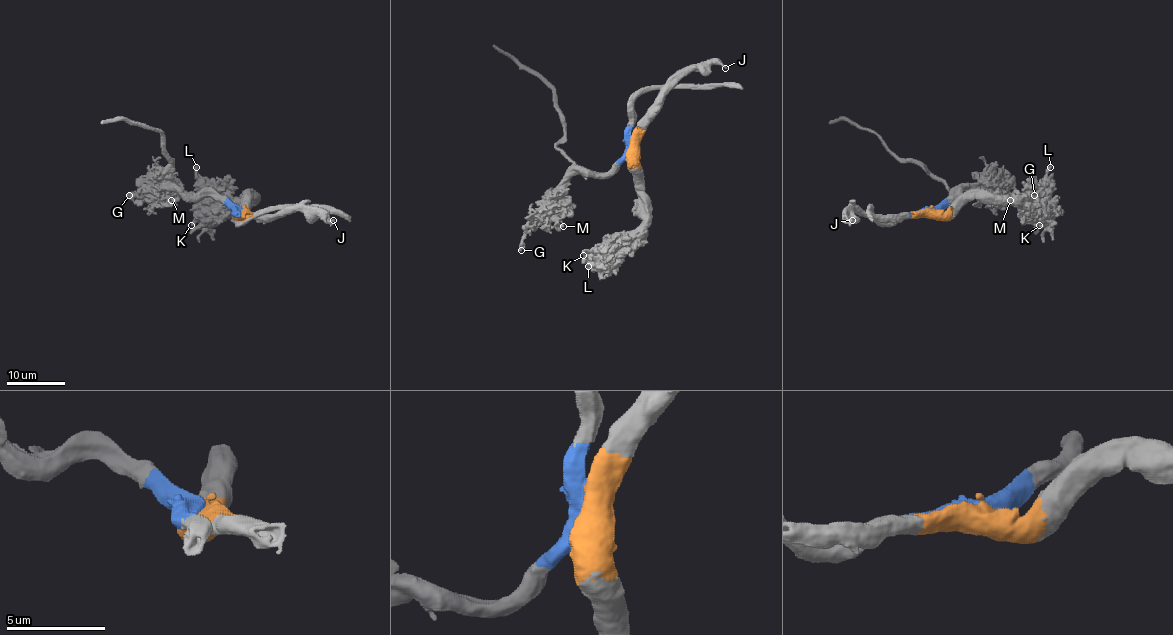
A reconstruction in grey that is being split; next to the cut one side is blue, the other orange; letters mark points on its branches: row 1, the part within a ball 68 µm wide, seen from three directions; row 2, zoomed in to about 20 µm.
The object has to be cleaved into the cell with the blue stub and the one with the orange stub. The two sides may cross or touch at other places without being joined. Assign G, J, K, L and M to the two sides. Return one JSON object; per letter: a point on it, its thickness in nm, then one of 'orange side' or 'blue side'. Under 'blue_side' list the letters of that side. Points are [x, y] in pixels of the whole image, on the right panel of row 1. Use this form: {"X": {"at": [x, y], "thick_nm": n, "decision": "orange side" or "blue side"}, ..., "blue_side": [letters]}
{"G": {"at": [1034, 195], "thick_nm": 240, "decision": "blue side"}, "J": {"at": [852, 220], "thick_nm": 200, "decision": "orange side"}, "K": {"at": [1039, 225], "thick_nm": 240, "decision": "orange side"}, "L": {"at": [1050, 167], "thick_nm": 300, "decision": "orange side"}, "M": {"at": [1010, 200], "thick_nm": 190, "decision": "blue side"}, "blue_side": ["G", "M"]}

